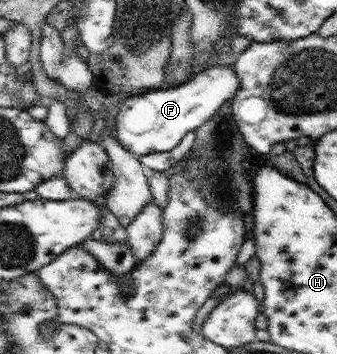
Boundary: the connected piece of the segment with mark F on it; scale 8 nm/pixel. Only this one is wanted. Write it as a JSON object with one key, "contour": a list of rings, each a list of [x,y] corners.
{"contour":[[[234,63],[216,64],[191,80],[174,88],[157,88],[139,95],[125,96],[118,106],[116,138],[120,144],[139,158],[154,152],[172,150],[191,130],[206,124],[222,104],[230,104],[240,90]]]}

